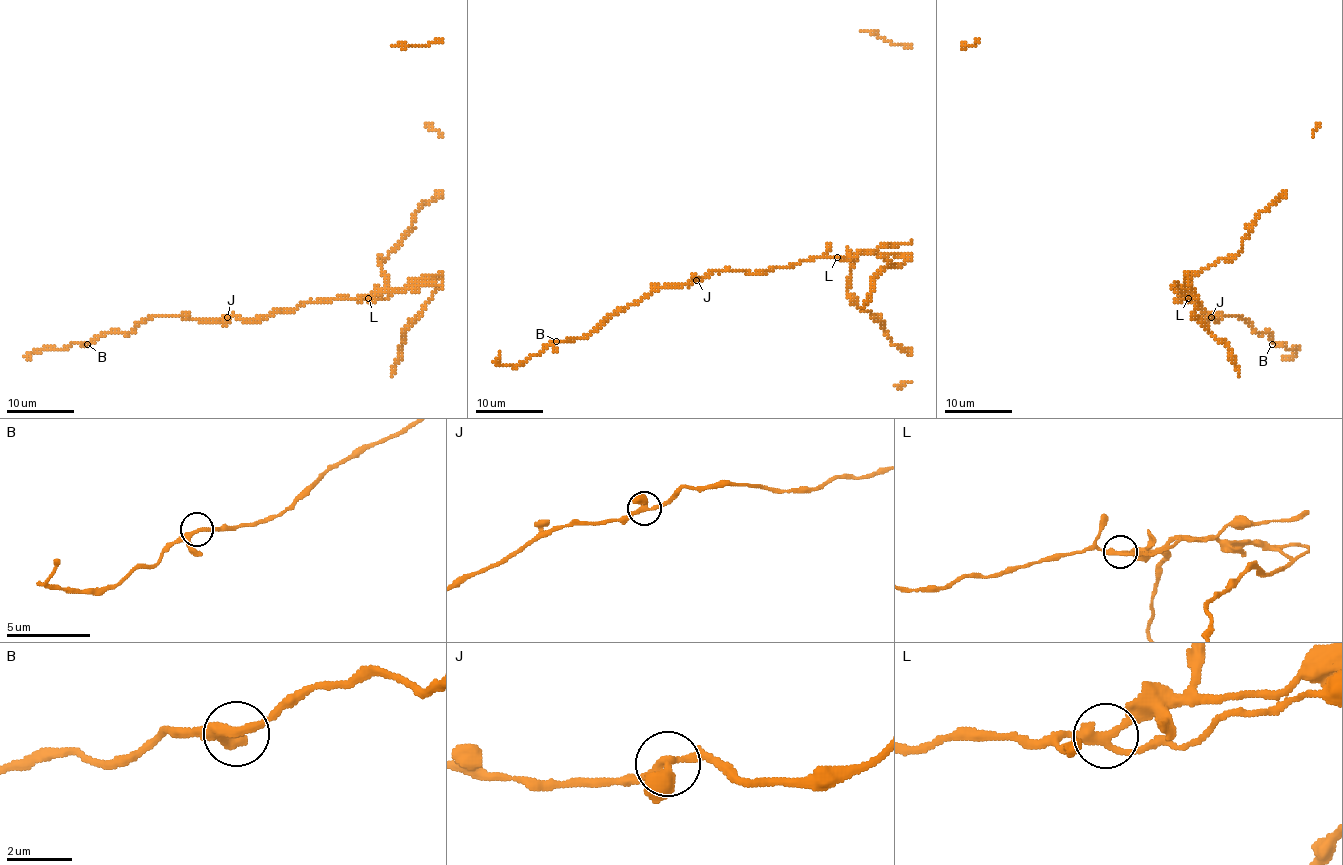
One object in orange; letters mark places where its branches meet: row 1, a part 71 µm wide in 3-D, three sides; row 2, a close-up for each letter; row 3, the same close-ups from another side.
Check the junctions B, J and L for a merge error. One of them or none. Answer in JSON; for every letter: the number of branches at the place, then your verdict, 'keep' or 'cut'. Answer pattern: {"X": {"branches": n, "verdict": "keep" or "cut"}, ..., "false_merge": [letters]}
{"B": {"branches": 3, "verdict": "keep"}, "J": {"branches": 3, "verdict": "keep"}, "L": {"branches": 3, "verdict": "cut"}, "false_merge": ["L"]}

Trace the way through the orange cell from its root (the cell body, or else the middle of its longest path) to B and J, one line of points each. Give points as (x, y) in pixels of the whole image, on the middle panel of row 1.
B: (836, 258), (809, 258), (755, 273), (710, 271), (684, 285), (652, 290), (617, 310), (588, 336), (556, 341)
J: (836, 258), (809, 258), (755, 273), (737, 270), (710, 271), (696, 280)

